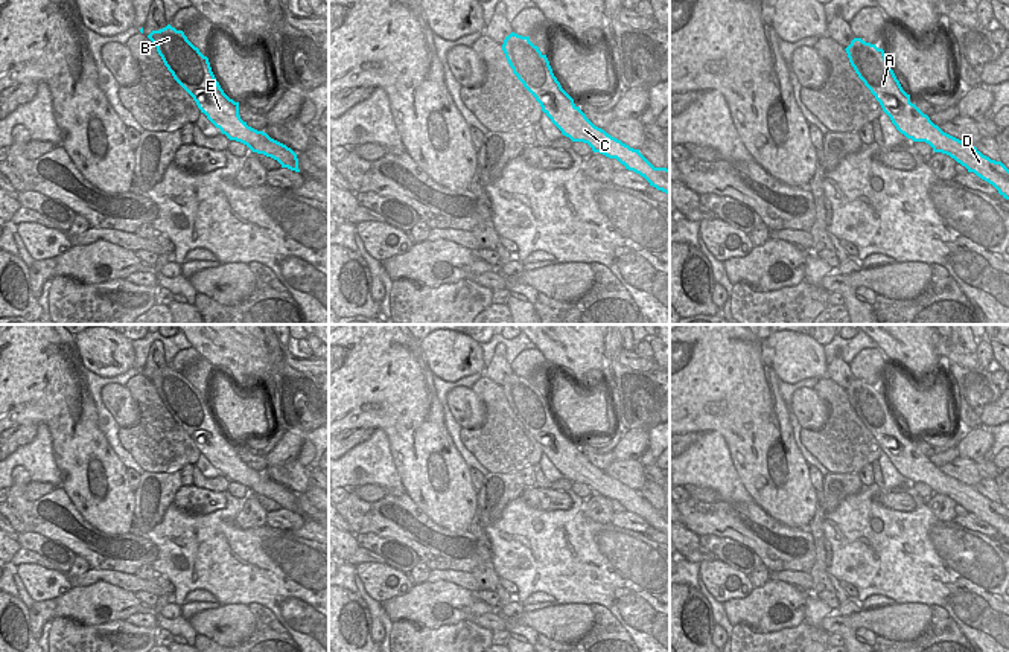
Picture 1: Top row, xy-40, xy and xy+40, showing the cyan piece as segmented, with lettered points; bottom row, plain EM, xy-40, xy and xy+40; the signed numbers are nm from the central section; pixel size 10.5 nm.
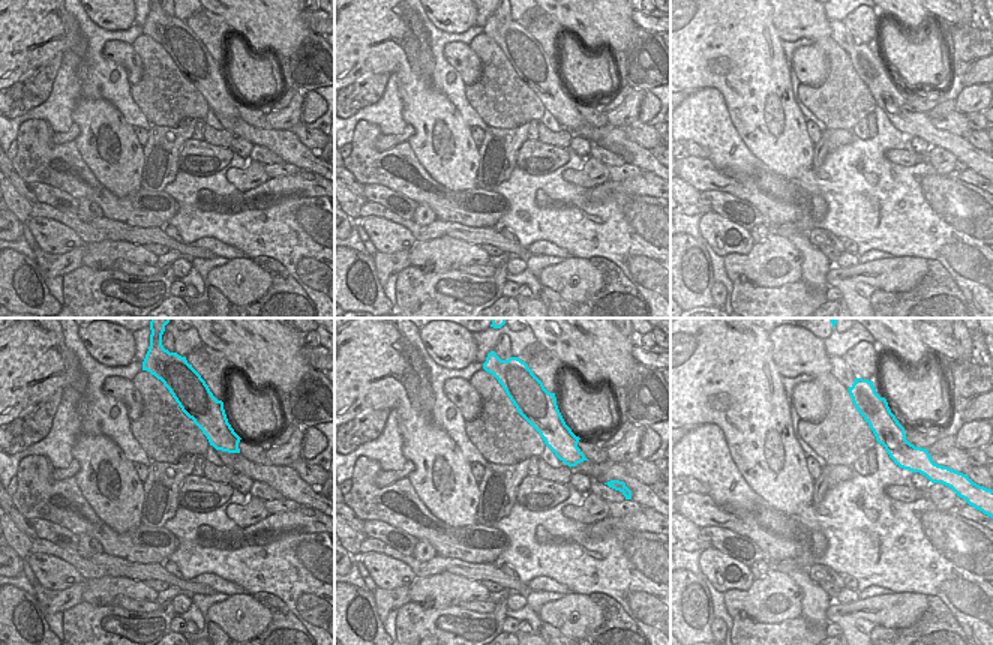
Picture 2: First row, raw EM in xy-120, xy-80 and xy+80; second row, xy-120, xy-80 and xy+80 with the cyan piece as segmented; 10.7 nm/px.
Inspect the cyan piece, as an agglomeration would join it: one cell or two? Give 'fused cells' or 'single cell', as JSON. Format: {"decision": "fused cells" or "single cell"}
{"decision": "single cell"}

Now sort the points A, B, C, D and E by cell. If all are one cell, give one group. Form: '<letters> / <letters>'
A B C D E

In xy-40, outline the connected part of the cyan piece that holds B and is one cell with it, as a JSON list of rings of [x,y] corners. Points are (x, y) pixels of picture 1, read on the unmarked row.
[[[167,366],[160,372],[152,372],[148,379],[157,388],[173,420],[222,475],[247,486],[253,494],[277,501],[282,509],[300,513],[297,495],[291,489],[271,480],[266,474],[248,468],[240,460],[239,443],[224,434],[208,399],[187,381],[183,372]]]

